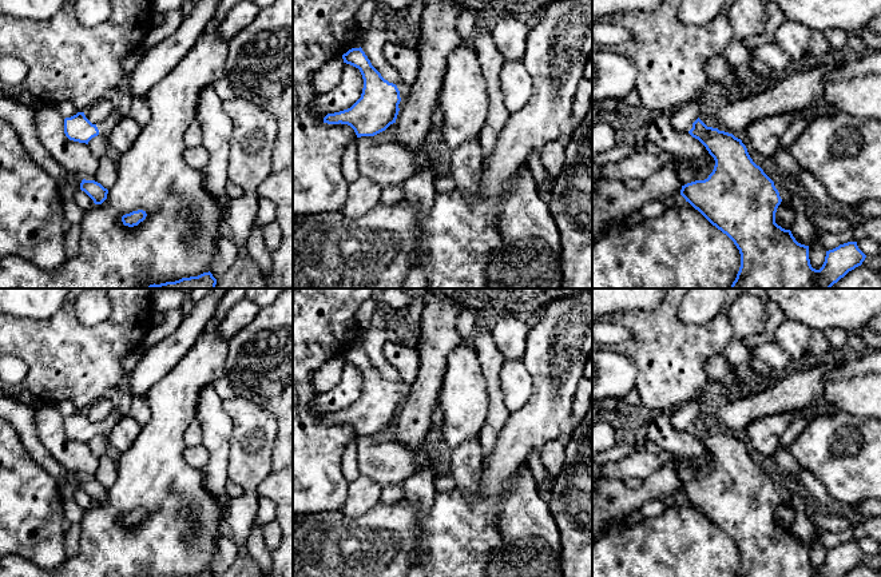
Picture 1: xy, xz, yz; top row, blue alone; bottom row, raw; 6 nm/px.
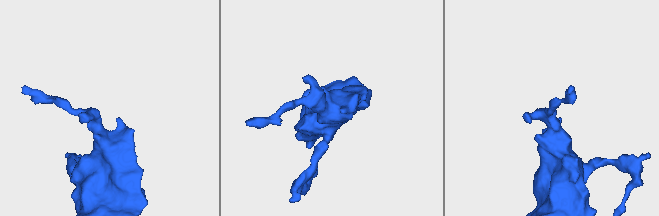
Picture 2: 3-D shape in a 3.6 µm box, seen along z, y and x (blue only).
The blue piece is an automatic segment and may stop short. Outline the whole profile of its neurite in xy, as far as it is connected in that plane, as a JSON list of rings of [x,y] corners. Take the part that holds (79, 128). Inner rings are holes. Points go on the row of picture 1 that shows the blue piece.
[[[78,112],[64,119],[64,134],[70,140],[88,144],[88,142],[98,135],[108,135],[120,119],[120,115],[111,112],[106,122],[92,124],[84,112]]]

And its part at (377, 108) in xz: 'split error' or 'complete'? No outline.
split error

